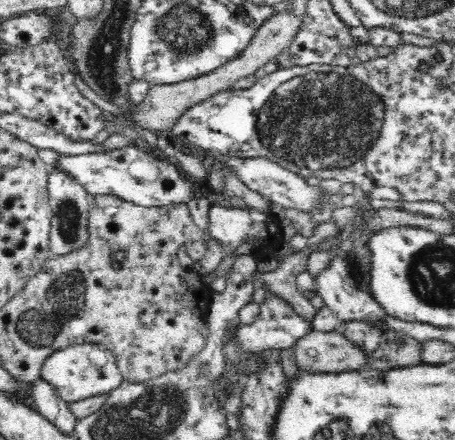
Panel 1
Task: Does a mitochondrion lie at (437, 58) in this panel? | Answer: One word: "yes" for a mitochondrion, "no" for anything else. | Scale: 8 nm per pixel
no

